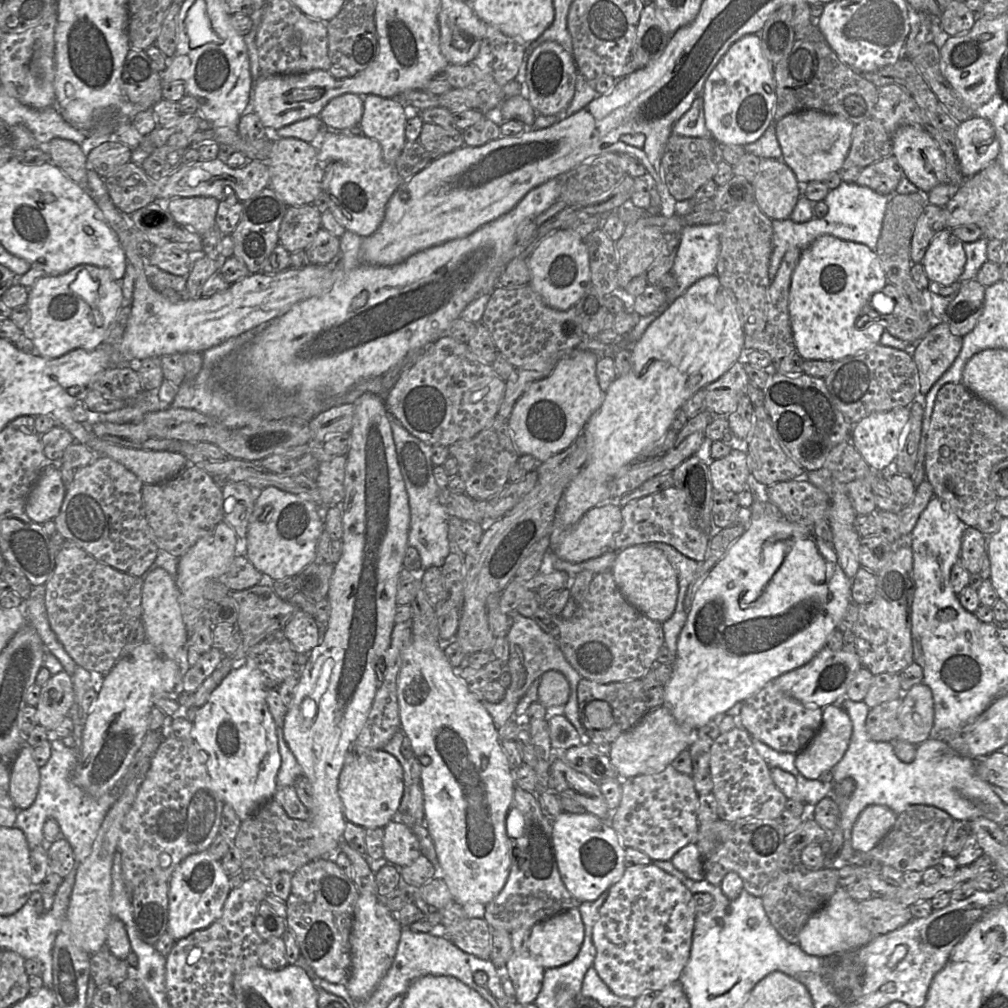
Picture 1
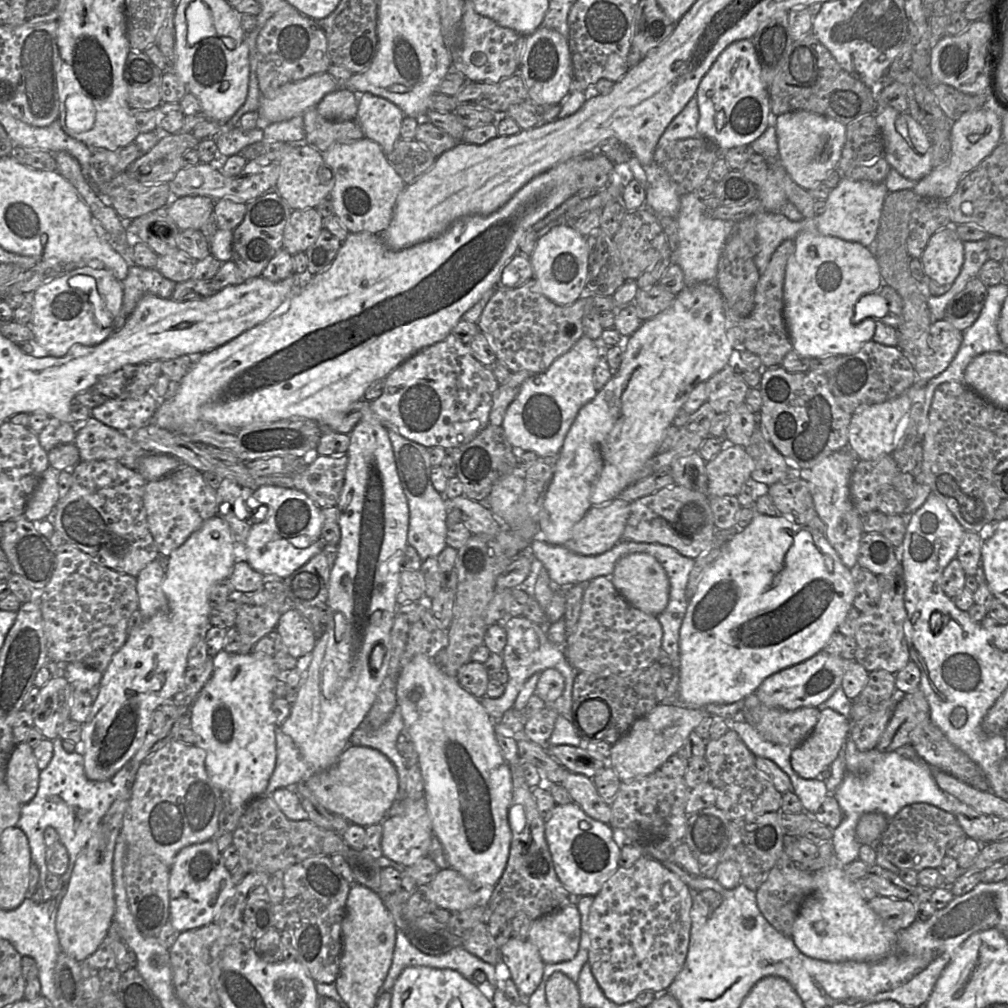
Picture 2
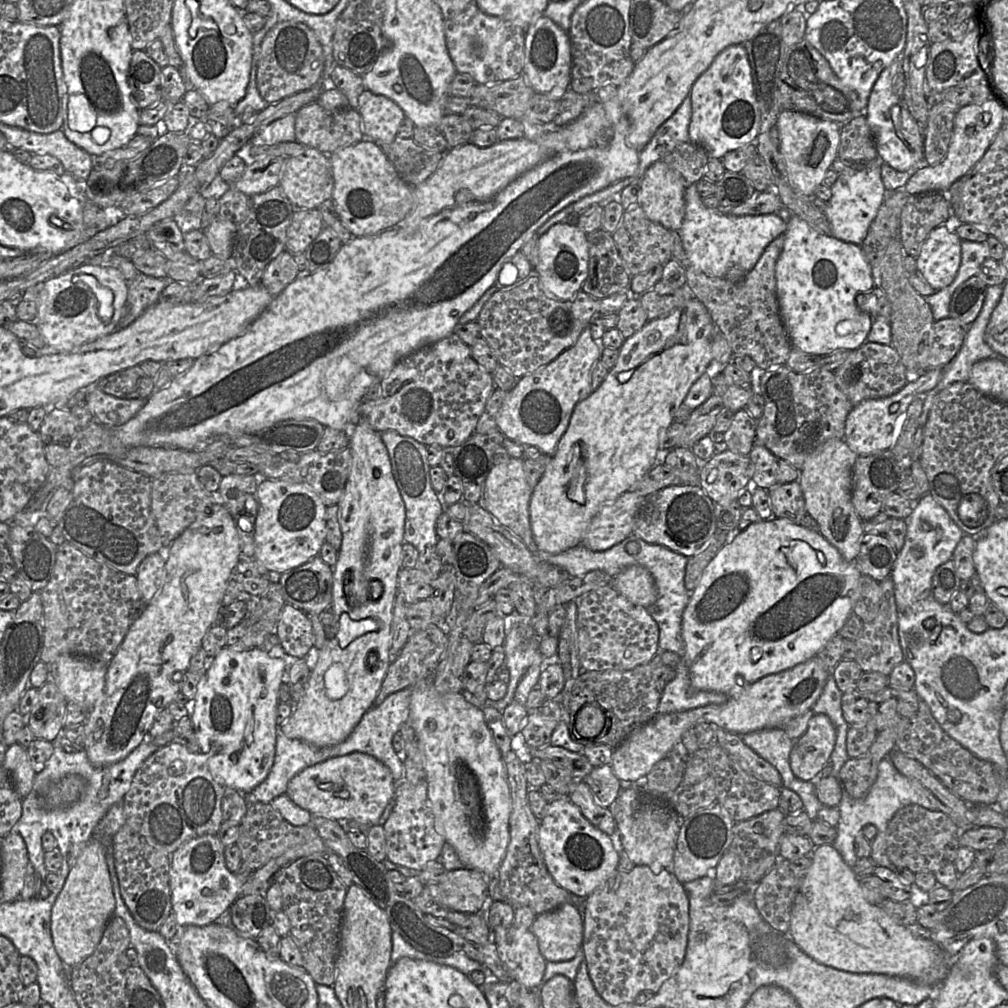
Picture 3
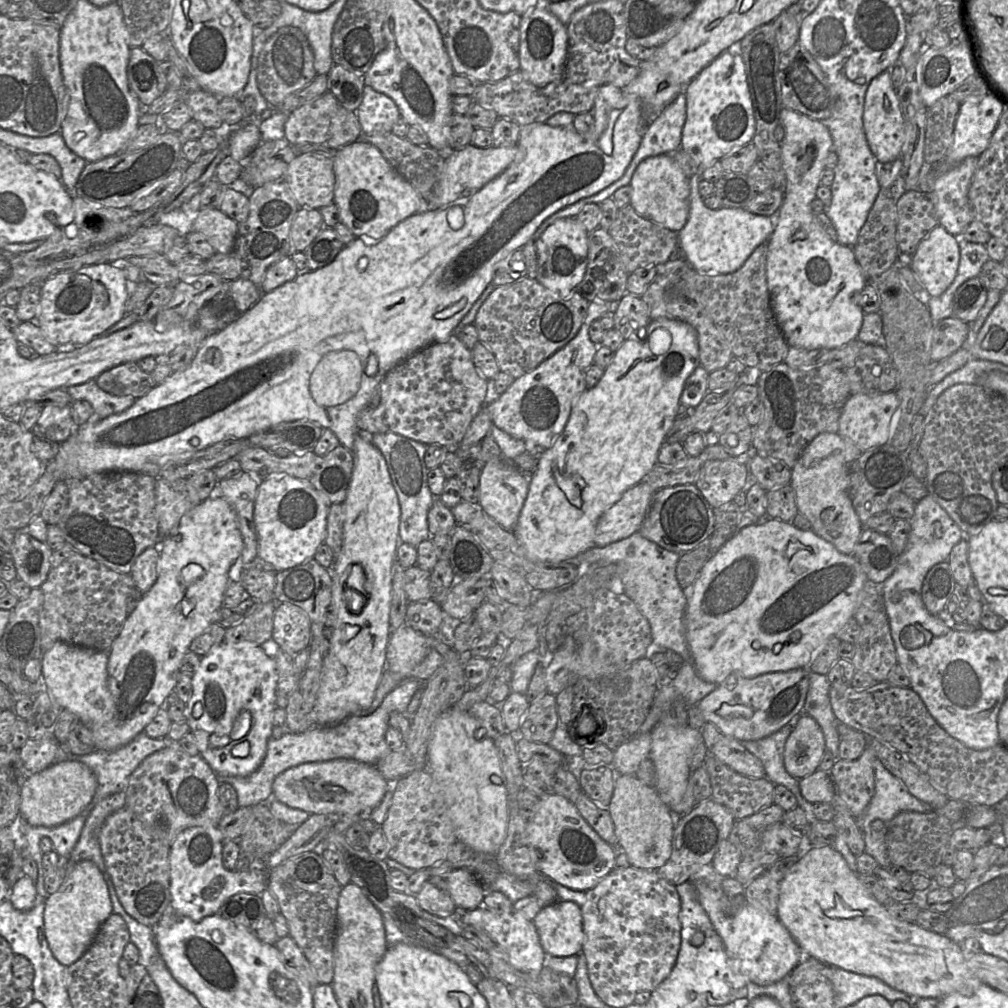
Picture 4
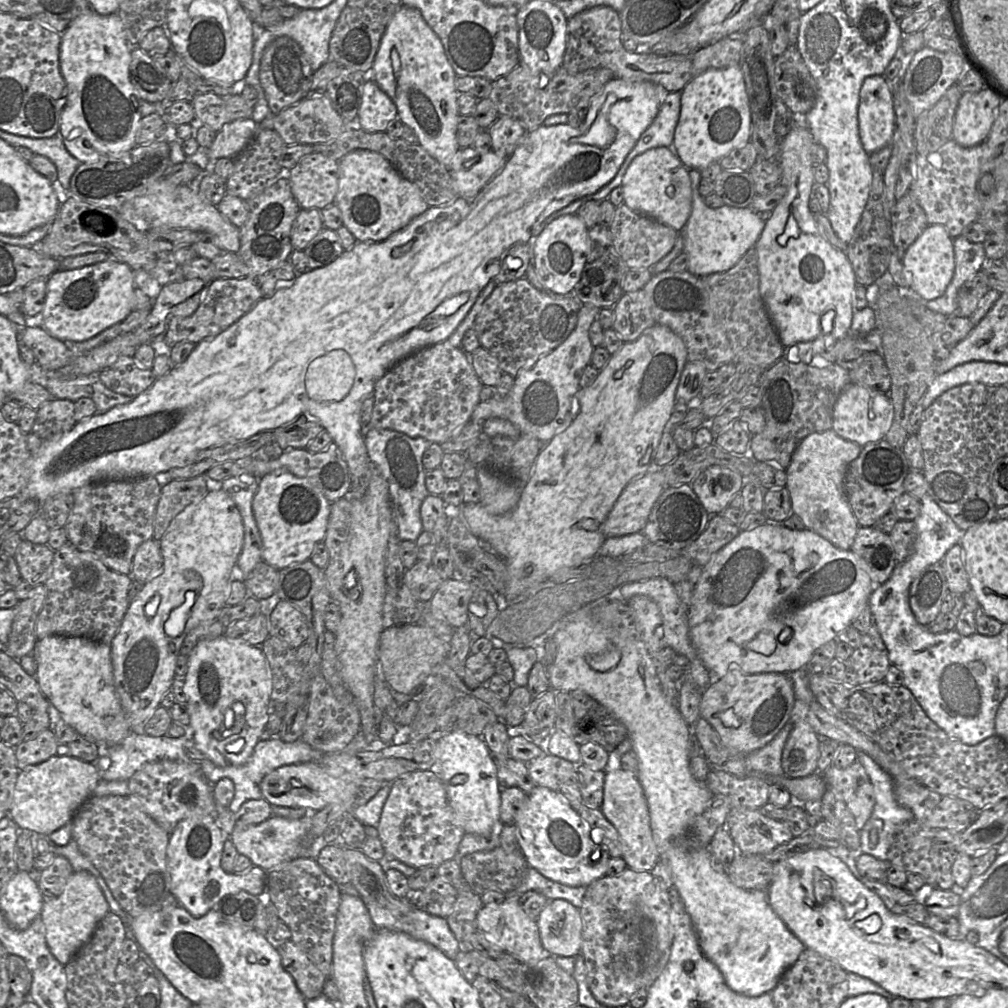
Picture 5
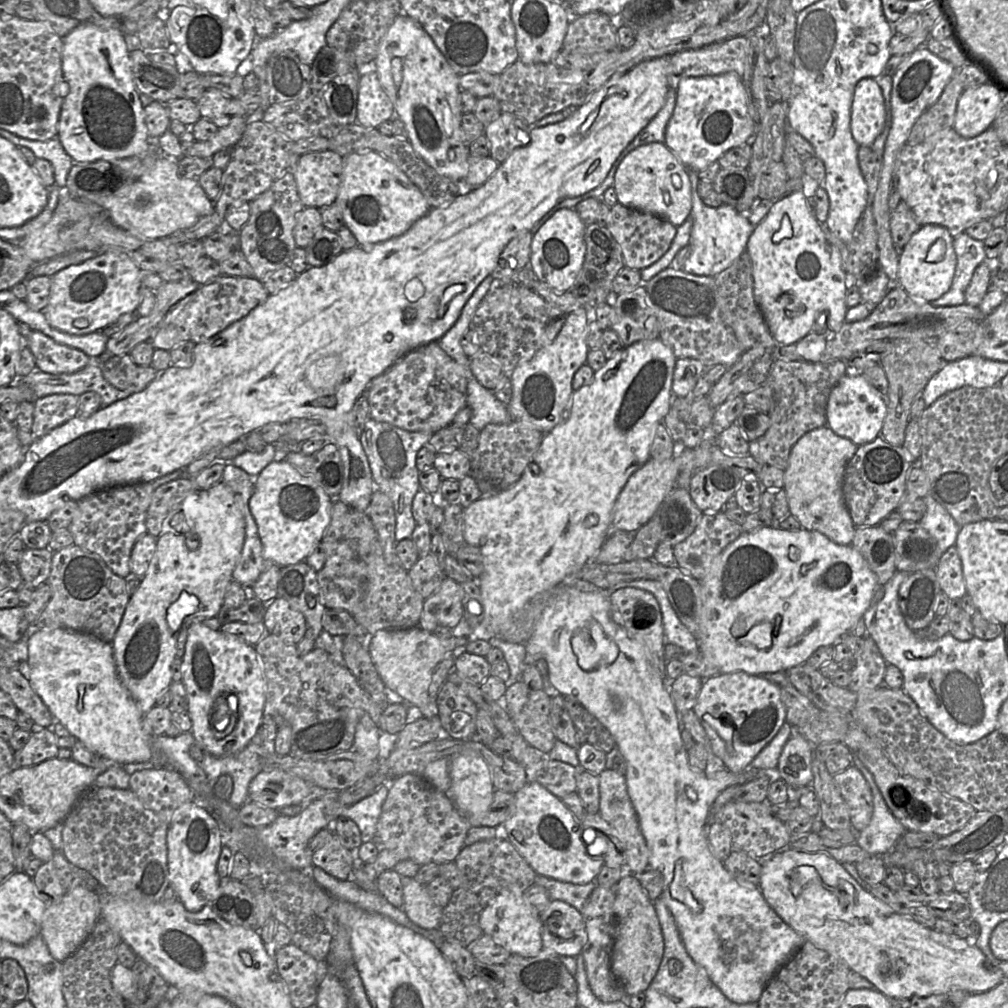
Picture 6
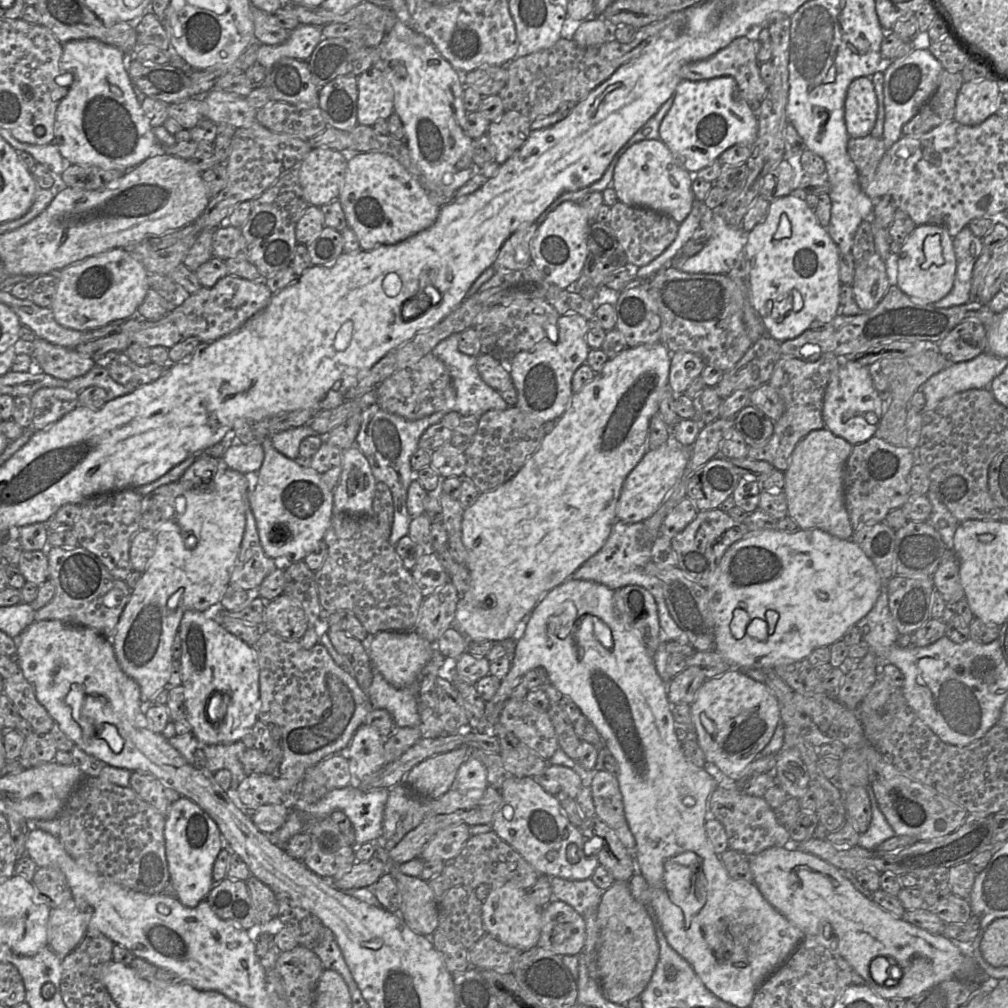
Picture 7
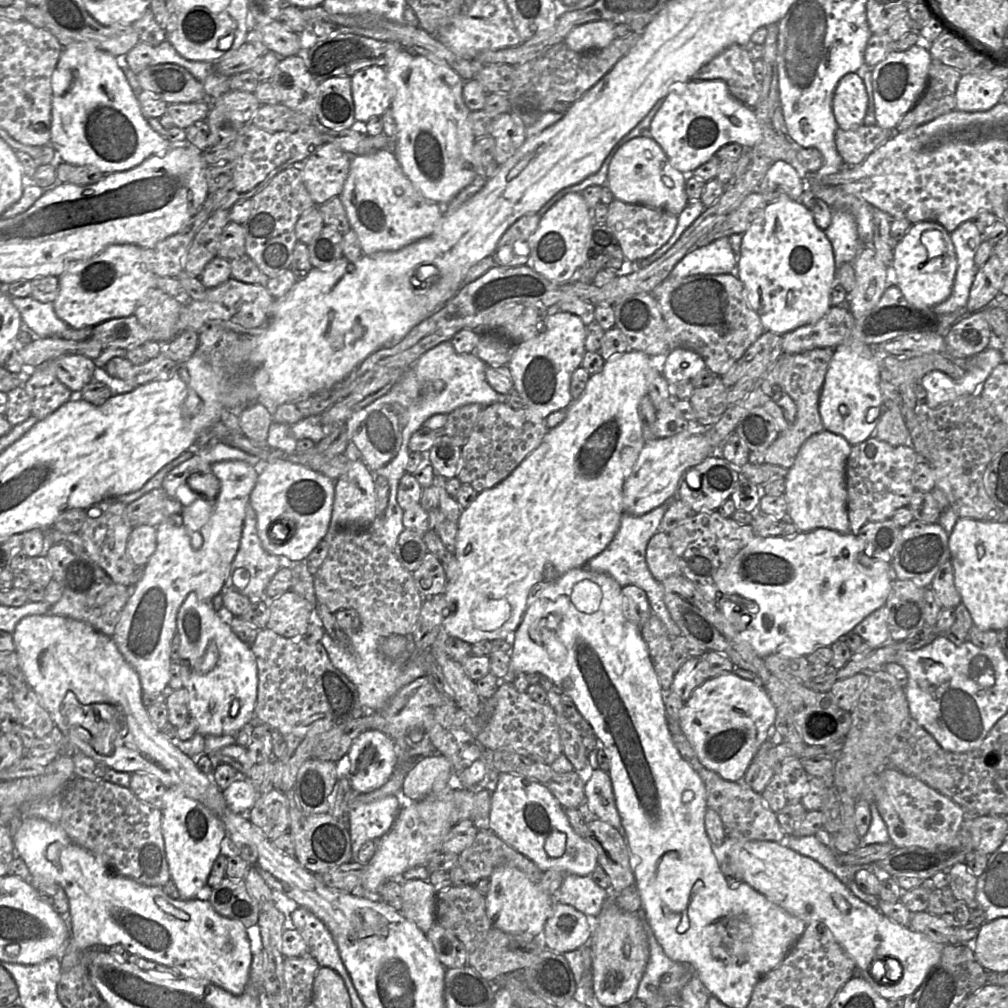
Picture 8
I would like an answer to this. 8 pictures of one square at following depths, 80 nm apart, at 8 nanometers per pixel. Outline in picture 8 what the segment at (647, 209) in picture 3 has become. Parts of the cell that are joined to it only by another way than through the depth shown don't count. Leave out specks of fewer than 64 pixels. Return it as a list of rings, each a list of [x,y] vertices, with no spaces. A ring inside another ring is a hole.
[[[637,137],[622,145],[613,156],[608,168],[608,178],[605,186],[610,188],[614,199],[630,204],[644,204],[678,216],[689,202],[685,192],[685,182],[691,176],[693,176],[692,171],[681,173],[676,170],[653,138]]]

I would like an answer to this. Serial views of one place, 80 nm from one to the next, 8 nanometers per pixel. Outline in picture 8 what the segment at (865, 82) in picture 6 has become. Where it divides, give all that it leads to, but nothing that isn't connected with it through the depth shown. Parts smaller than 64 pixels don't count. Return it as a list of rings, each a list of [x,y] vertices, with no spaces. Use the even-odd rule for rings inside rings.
[[[857,72],[844,75],[832,99],[832,111],[838,127],[851,130],[864,124],[868,108],[865,84]]]

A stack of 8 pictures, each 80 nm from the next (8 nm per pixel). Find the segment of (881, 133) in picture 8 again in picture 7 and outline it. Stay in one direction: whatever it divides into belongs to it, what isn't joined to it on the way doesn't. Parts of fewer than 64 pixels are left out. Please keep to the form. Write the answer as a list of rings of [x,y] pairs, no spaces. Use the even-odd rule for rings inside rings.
[[[871,134],[862,138],[850,138],[847,151],[862,177],[874,177],[877,167],[886,152],[882,138]]]

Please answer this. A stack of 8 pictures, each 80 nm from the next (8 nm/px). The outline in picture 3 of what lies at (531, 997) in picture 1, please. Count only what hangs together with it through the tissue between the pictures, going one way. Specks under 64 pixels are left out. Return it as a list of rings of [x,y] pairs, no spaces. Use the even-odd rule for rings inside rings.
[[[514,924],[506,929],[495,929],[492,940],[497,945],[511,979],[528,989],[539,990],[547,961],[531,929],[521,929]]]

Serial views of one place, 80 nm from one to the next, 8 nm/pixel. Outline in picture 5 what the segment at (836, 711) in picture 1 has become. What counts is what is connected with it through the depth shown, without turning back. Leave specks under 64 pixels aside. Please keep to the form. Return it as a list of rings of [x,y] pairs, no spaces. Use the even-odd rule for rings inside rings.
[[[805,722],[794,723],[781,757],[784,776],[803,778],[818,772],[820,737]]]

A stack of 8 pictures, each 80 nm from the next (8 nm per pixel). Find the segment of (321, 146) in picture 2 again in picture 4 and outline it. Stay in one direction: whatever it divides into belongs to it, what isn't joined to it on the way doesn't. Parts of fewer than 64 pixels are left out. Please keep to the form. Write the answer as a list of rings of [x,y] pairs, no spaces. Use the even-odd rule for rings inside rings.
[[[328,91],[290,112],[284,125],[284,139],[290,145],[316,144],[338,150],[361,139],[362,136],[364,135],[356,112],[342,107]]]

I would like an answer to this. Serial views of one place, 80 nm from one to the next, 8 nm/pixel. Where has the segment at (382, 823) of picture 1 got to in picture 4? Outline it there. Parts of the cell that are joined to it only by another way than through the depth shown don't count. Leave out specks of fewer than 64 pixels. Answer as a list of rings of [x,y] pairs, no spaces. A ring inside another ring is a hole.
[[[340,758],[307,762],[283,771],[273,782],[272,797],[309,814],[367,815],[381,802],[387,784],[374,765]]]

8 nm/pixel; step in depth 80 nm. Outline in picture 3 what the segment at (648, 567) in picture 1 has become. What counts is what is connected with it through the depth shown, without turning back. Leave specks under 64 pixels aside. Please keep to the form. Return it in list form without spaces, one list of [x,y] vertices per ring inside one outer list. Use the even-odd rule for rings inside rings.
[[[629,566],[612,578],[616,591],[633,604],[649,607],[657,598],[657,589],[651,573],[642,566]]]

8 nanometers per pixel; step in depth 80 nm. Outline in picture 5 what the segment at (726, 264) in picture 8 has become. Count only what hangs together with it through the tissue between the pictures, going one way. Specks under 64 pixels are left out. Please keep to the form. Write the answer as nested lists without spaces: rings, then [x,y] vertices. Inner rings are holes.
[[[689,169],[692,190],[692,209],[684,228],[679,231],[683,238],[684,252],[688,257],[687,271],[695,276],[725,272],[753,248],[761,235],[765,221],[750,207],[739,208],[724,204],[718,208],[708,207],[699,193],[700,171]]]

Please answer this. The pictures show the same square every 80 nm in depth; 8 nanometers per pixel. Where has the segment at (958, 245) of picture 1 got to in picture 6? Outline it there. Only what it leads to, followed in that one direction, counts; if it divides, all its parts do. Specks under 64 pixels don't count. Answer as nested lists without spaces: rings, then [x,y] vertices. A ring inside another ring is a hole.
[[[921,226],[902,249],[902,254],[899,256],[897,284],[913,298],[928,303],[948,292],[957,265],[953,241],[954,238],[943,226]]]

